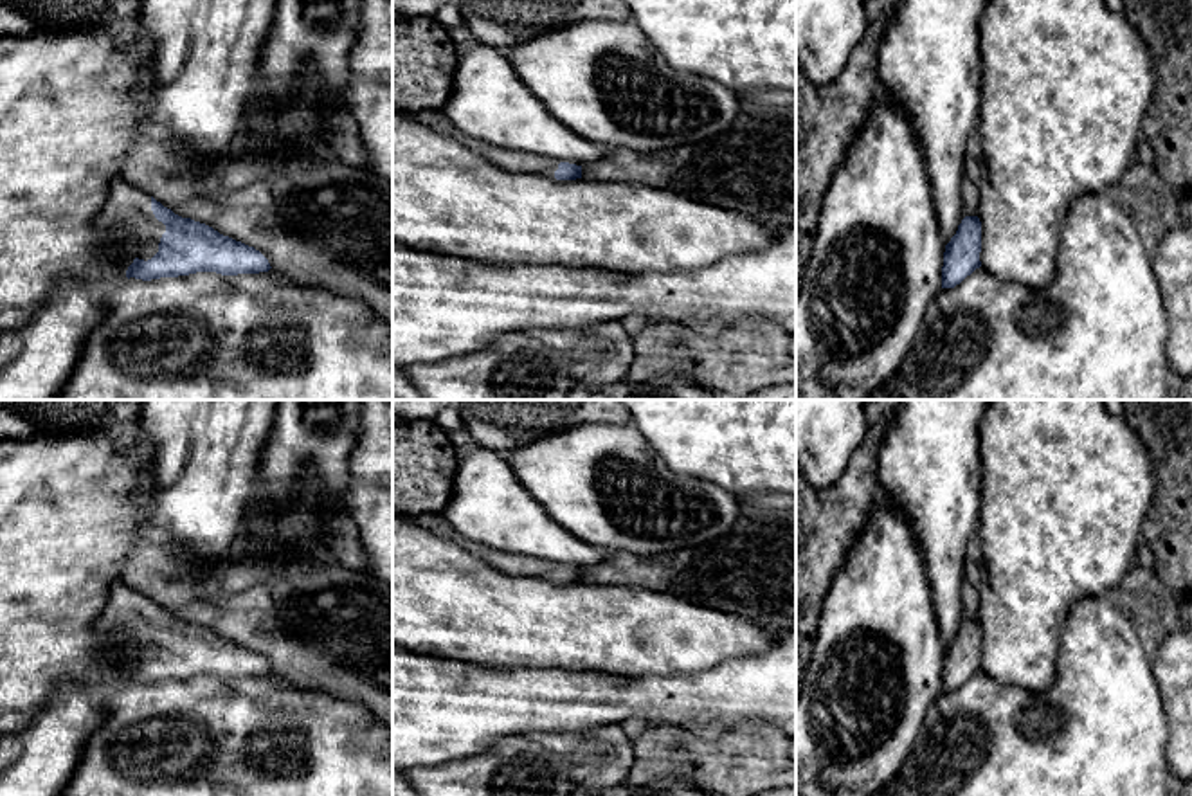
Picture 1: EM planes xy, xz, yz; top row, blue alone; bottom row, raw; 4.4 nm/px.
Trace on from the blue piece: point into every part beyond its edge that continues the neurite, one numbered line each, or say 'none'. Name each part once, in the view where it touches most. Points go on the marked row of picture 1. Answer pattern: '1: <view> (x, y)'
1: xy (126, 218)

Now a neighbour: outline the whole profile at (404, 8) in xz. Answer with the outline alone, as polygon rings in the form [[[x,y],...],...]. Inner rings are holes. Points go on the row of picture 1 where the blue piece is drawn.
[[[393,0],[400,18],[434,16],[443,5],[454,0]]]

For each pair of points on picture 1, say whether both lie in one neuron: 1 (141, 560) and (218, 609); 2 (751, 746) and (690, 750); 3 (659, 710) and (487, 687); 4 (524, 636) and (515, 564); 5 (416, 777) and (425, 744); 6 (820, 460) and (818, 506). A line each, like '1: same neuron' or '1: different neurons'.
1: same neuron
2: same neuron
3: same neuron
4: different neurons
5: different neurons
6: different neurons

